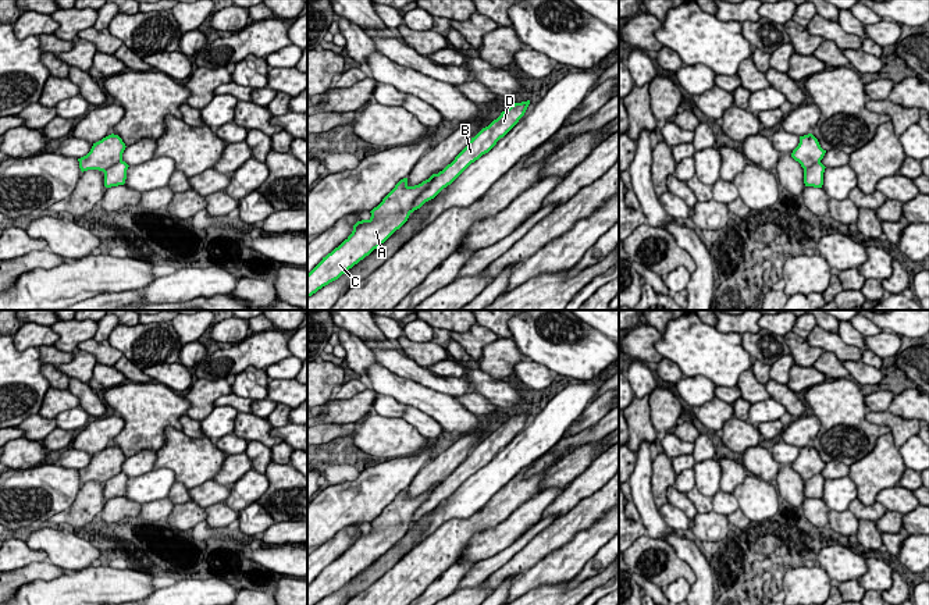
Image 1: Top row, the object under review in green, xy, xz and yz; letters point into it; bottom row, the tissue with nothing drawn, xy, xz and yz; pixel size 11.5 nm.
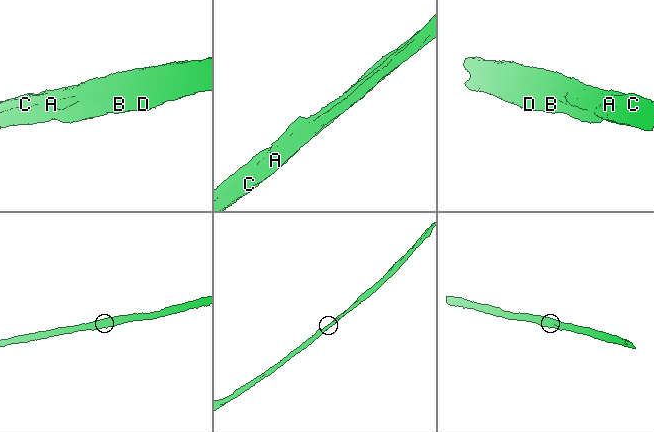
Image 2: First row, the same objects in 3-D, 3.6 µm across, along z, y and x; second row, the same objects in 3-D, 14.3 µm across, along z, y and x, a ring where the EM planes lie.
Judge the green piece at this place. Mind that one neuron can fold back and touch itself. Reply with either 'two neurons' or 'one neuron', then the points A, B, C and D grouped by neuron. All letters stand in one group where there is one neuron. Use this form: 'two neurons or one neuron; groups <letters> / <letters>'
one neuron; groups A B C D

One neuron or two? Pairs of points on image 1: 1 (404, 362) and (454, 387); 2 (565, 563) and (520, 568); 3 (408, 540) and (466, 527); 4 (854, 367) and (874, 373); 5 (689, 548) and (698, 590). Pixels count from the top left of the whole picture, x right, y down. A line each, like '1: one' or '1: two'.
1: one
2: two
3: two
4: one
5: one

